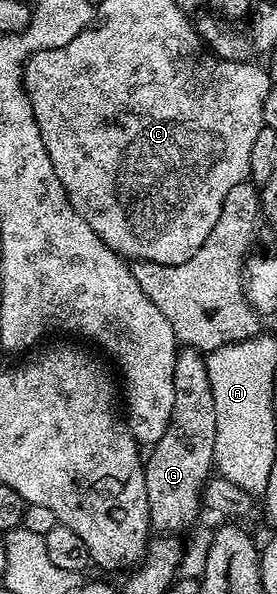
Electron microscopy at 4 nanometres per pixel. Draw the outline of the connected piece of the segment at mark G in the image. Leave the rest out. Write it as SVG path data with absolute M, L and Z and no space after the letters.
M183 348L176 353L173 368L173 416L165 436L150 447L143 463L145 496L149 504L151 530L163 536L179 536L199 518L203 490L212 477L216 413L210 388L206 357L200 351Z

